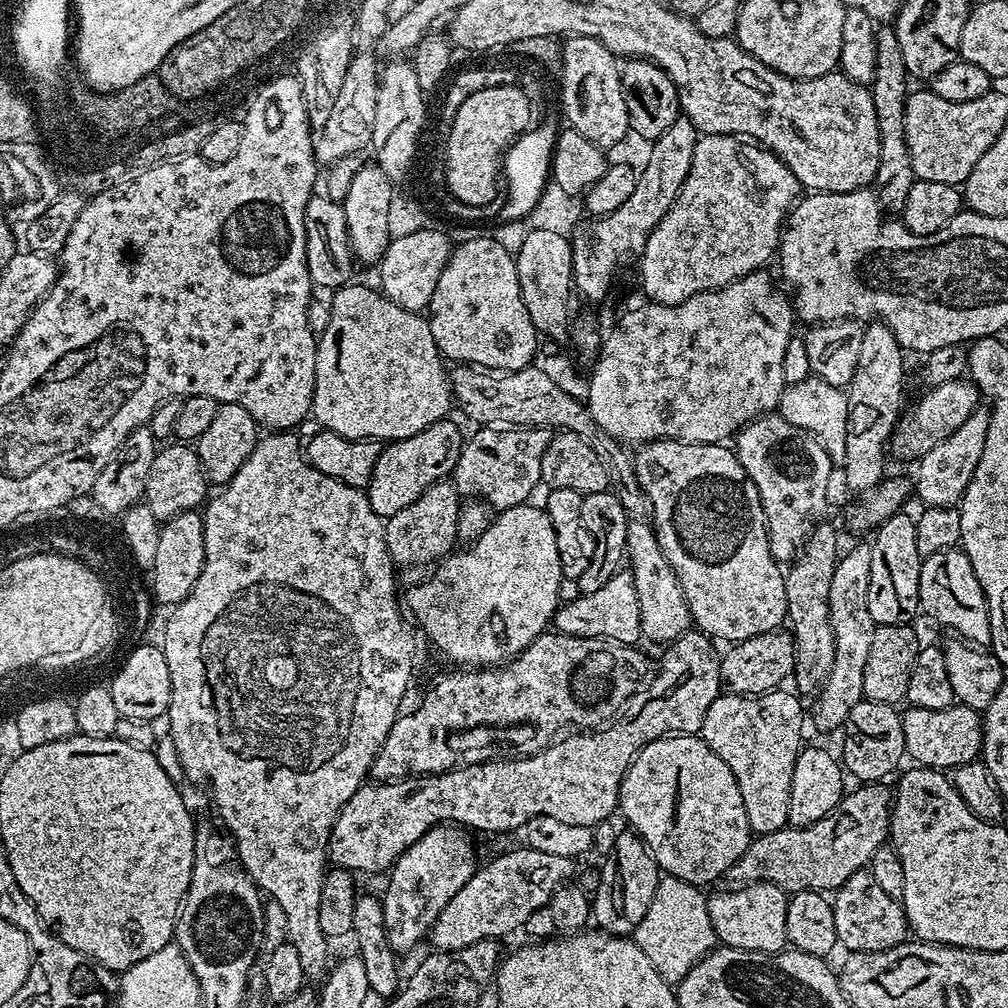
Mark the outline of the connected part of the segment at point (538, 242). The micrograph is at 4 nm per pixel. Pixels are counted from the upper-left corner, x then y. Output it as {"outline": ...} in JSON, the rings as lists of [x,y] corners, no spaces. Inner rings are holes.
{"outline":[[[534,230],[530,232],[515,254],[519,290],[526,312],[536,332],[547,339],[561,341],[570,330],[570,306],[568,298],[572,283],[572,244],[569,237],[558,232]]]}

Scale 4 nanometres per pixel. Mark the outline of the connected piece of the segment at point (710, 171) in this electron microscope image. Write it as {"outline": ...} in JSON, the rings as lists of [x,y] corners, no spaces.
{"outline":[[[701,135],[694,146],[694,160],[690,162],[690,174],[686,178],[686,182],[682,186],[682,190],[678,194],[674,206],[668,211],[666,218],[662,218],[662,222],[658,222],[658,226],[650,234],[643,252],[638,257],[638,265],[640,264],[640,284],[644,287],[645,294],[648,295],[645,297],[653,304],[677,304],[694,294],[712,292],[715,288],[726,286],[746,274],[763,269],[765,267],[764,263],[771,256],[773,259],[777,255],[780,245],[780,233],[784,230],[785,219],[788,213],[791,212],[792,205],[796,203],[801,192],[802,189],[798,178],[794,178],[792,171],[777,156],[768,151],[767,148],[747,138],[738,136]]]}

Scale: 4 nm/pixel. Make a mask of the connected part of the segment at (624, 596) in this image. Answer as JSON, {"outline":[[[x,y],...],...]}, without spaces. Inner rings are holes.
{"outline":[[[619,570],[600,590],[583,593],[569,604],[560,604],[554,617],[554,628],[567,636],[615,641],[632,646],[641,639],[639,609],[631,571]]]}

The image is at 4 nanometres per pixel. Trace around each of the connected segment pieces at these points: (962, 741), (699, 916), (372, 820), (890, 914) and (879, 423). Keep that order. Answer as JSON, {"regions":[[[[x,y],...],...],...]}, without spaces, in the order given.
{"regions":[[[[953,702],[946,710],[926,710],[905,707],[900,712],[902,738],[907,759],[921,768],[951,770],[971,764],[980,756],[980,743],[984,733],[981,713],[970,706]]],[[[661,875],[650,910],[646,910],[646,918],[638,922],[634,933],[636,945],[646,958],[650,958],[650,966],[654,966],[654,970],[673,986],[679,984],[685,974],[718,944],[708,913],[708,896],[700,892],[703,891],[697,885],[676,876]]],[[[699,630],[684,632],[673,644],[663,649],[664,657],[660,660],[656,677],[633,693],[619,718],[613,719],[599,730],[580,730],[575,734],[565,735],[533,756],[466,764],[452,769],[451,772],[429,774],[423,778],[361,784],[354,798],[350,798],[346,806],[342,806],[334,822],[328,839],[329,861],[338,868],[361,868],[364,872],[387,873],[400,855],[410,846],[414,846],[418,838],[422,838],[422,834],[445,822],[468,830],[477,828],[480,832],[512,832],[515,828],[523,829],[532,818],[546,815],[569,823],[570,826],[595,828],[603,820],[609,819],[613,815],[611,812],[617,811],[622,778],[632,765],[632,759],[645,746],[661,740],[663,736],[694,736],[699,733],[706,718],[706,710],[710,710],[710,706],[722,692],[720,656],[712,649],[712,644],[713,641]]],[[[871,871],[850,874],[844,885],[835,889],[832,909],[839,947],[848,948],[849,953],[890,950],[909,939],[908,916],[904,913],[903,903],[897,897],[886,894],[886,890],[874,882]]],[[[872,322],[867,325],[868,328],[865,332],[859,333],[860,345],[858,346],[858,366],[854,366],[854,378],[850,378],[846,393],[848,397],[848,425],[846,426],[846,450],[845,458],[842,463],[842,469],[844,469],[844,484],[849,488],[850,491],[856,492],[855,494],[863,494],[869,492],[870,489],[876,487],[881,480],[885,479],[886,472],[884,472],[884,452],[886,456],[886,449],[889,447],[892,433],[896,431],[896,421],[900,419],[900,413],[902,411],[902,405],[905,403],[904,400],[904,356],[906,357],[905,349],[901,348],[898,341],[894,338],[892,333],[885,324],[879,322]]]]}

